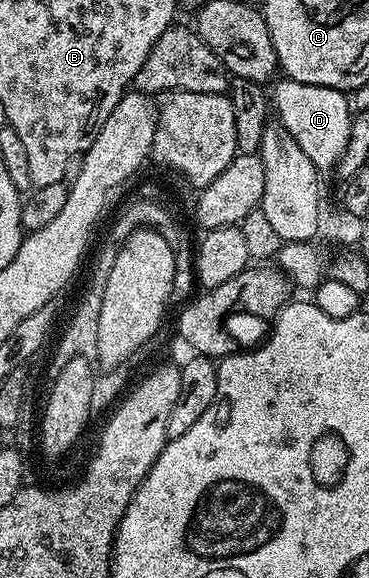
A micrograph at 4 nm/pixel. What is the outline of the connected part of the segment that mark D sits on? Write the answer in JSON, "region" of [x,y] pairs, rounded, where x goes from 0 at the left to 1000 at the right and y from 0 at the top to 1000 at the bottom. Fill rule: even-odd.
{"region":[[[780,133],[753,137],[737,152],[734,176],[743,192],[748,187],[756,197],[759,216],[805,242],[808,253],[854,289],[870,298],[900,296],[932,266],[951,227],[957,190],[946,187],[938,161],[875,147],[816,145]]]}

